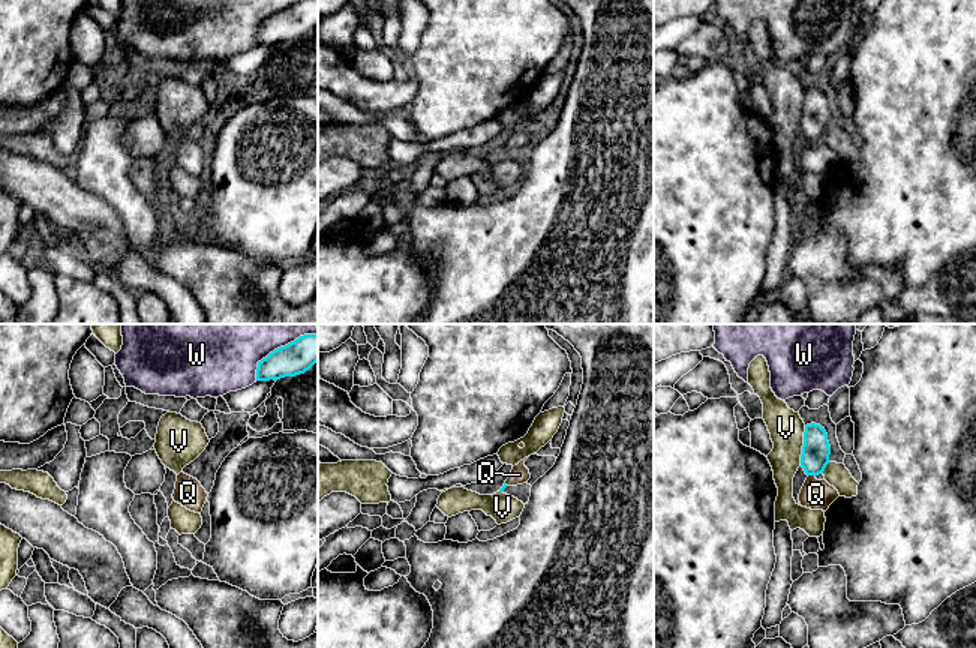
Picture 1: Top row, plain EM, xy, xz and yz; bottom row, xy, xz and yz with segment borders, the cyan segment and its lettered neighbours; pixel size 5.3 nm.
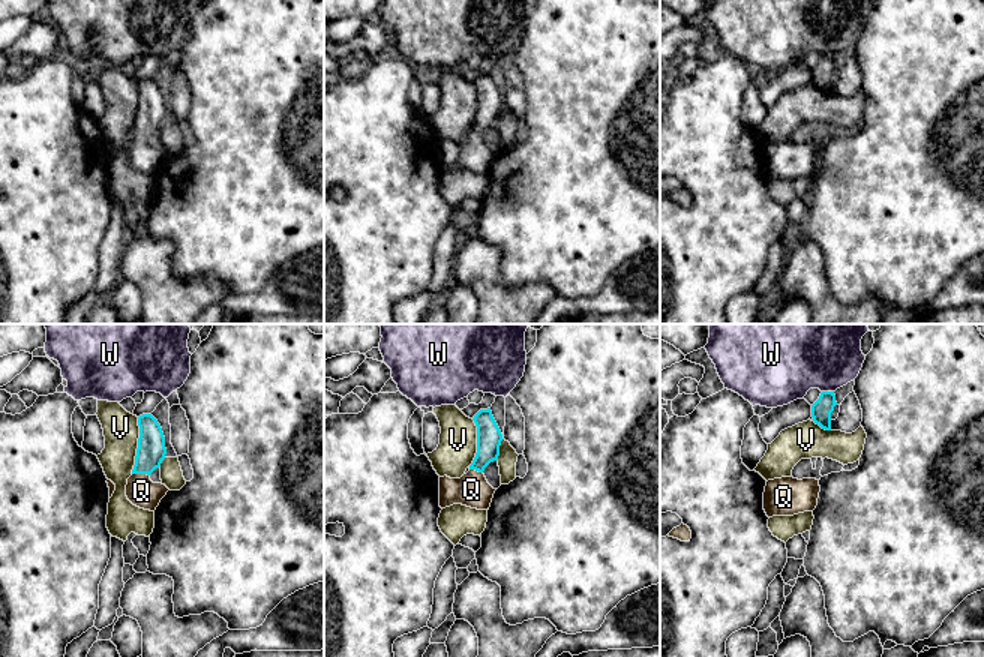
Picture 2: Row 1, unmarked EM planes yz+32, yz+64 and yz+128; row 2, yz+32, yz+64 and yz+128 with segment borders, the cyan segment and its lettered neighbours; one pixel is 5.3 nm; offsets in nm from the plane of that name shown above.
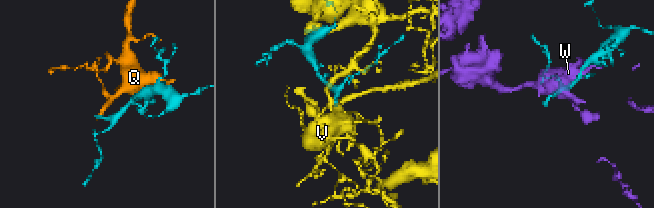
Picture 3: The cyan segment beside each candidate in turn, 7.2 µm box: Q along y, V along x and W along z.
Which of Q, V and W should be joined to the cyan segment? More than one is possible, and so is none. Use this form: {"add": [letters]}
{"add": ["Q"]}

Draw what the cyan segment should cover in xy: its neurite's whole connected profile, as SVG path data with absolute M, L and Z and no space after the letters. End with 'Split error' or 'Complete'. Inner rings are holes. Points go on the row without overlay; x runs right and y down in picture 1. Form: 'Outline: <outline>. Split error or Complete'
Outline: M300 0L258 26L256 45L295 40L309 34L318 26L318 0Z. Complete

